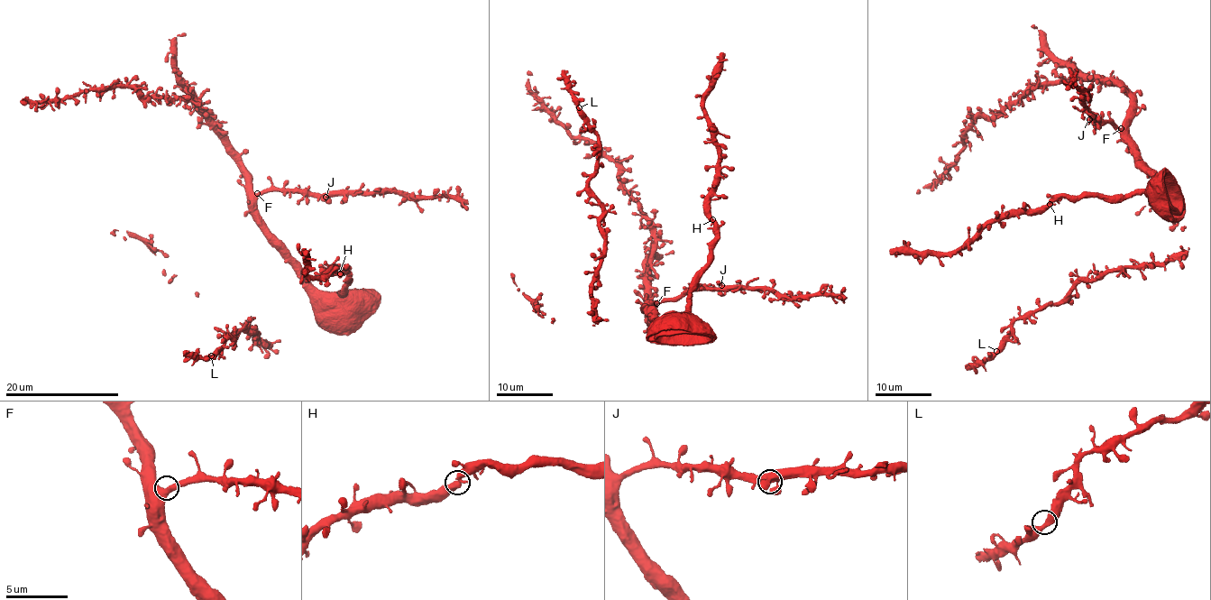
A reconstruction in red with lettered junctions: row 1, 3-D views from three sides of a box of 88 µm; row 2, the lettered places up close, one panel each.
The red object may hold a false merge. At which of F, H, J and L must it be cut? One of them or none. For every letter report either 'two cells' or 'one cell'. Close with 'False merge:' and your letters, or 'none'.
F: one cell
H: one cell
J: one cell
L: one cell
False merge: none

